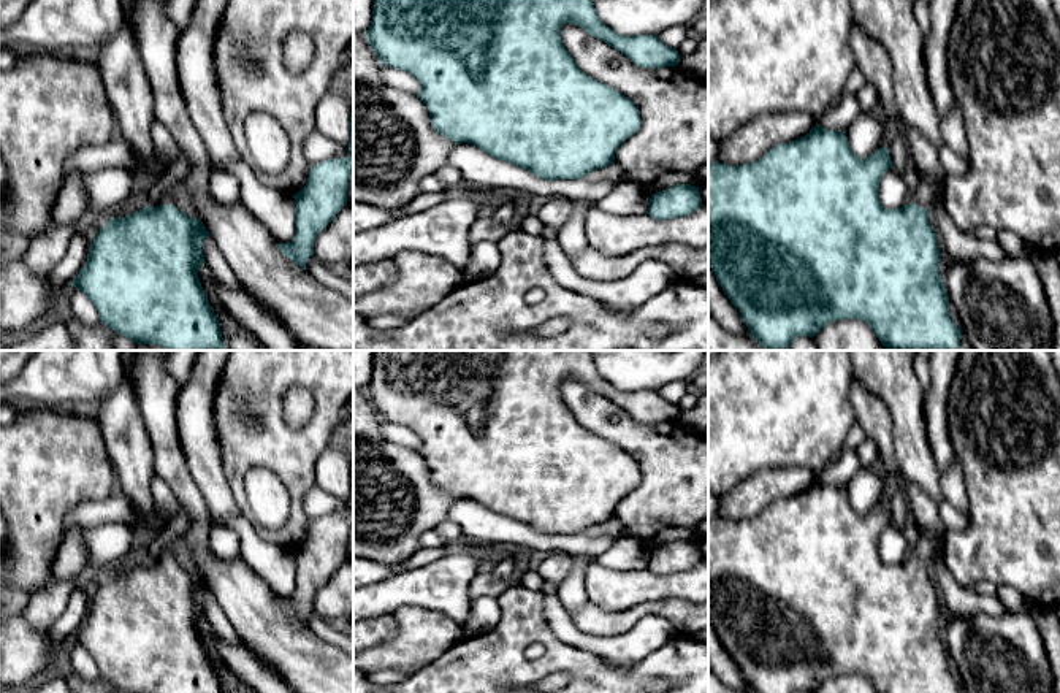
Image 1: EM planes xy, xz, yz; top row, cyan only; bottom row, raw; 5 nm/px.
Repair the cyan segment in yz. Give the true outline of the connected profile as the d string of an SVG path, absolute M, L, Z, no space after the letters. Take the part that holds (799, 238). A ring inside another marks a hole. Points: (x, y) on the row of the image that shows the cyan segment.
M819 124L795 141L776 144L754 163L708 163L708 266L740 311L749 335L765 350L787 350L797 336L813 338L827 324L843 319L865 320L886 349L959 350L962 331L951 319L949 297L938 270L938 239L928 220L938 189L919 173L913 201L887 209L878 189L889 168L887 146L862 160L851 151L846 132Z

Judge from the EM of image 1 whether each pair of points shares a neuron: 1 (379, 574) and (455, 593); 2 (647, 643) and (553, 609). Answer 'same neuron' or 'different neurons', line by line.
1: different neurons
2: same neuron

